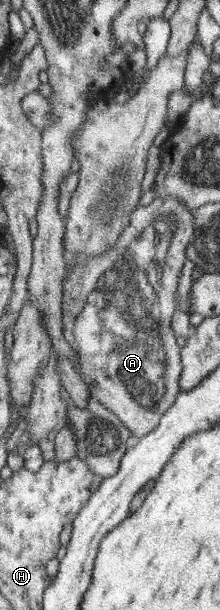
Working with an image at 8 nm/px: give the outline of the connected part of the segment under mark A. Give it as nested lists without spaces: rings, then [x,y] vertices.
[[[177,196],[156,197],[155,200],[147,206],[139,205],[131,213],[131,223],[128,228],[119,236],[119,241],[115,243],[114,249],[109,249],[108,253],[101,253],[101,257],[87,257],[85,253],[79,253],[77,258],[79,263],[73,267],[72,272],[66,274],[66,280],[63,282],[63,335],[68,341],[72,350],[76,353],[78,366],[75,371],[80,375],[82,381],[90,388],[90,395],[93,399],[103,402],[110,410],[112,410],[128,427],[133,440],[142,438],[146,434],[156,430],[162,417],[167,409],[174,404],[177,396],[182,392],[180,380],[183,372],[182,350],[180,349],[180,341],[177,341],[176,333],[172,330],[172,317],[176,313],[175,293],[180,289],[180,281],[178,276],[184,265],[188,265],[188,246],[191,245],[193,236],[195,235],[195,219],[192,210],[189,210],[184,202],[180,202]]]

